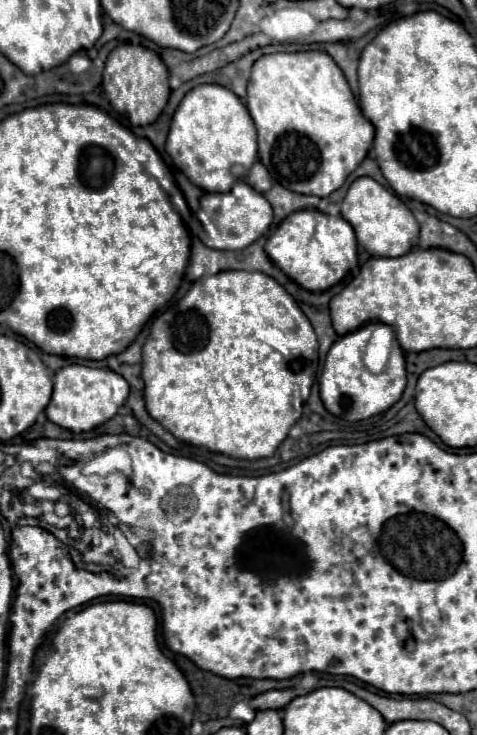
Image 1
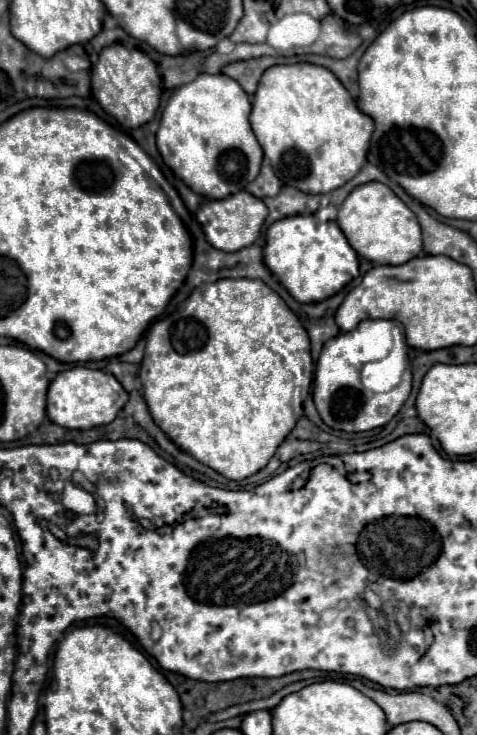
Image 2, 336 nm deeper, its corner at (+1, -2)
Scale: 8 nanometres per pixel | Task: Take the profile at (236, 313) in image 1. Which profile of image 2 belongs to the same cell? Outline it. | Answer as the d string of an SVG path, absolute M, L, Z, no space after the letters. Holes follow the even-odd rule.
M219 279L215 283L203 283L193 289L193 293L177 307L177 311L165 319L159 319L151 325L147 333L145 357L139 369L139 379L143 383L143 397L149 405L153 421L165 431L165 435L179 445L183 451L193 455L197 461L209 465L227 479L245 479L259 469L263 469L281 441L291 433L298 419L303 416L303 402L310 394L313 381L314 363L309 353L309 337L297 315L285 305L285 301L269 289L261 279Z

